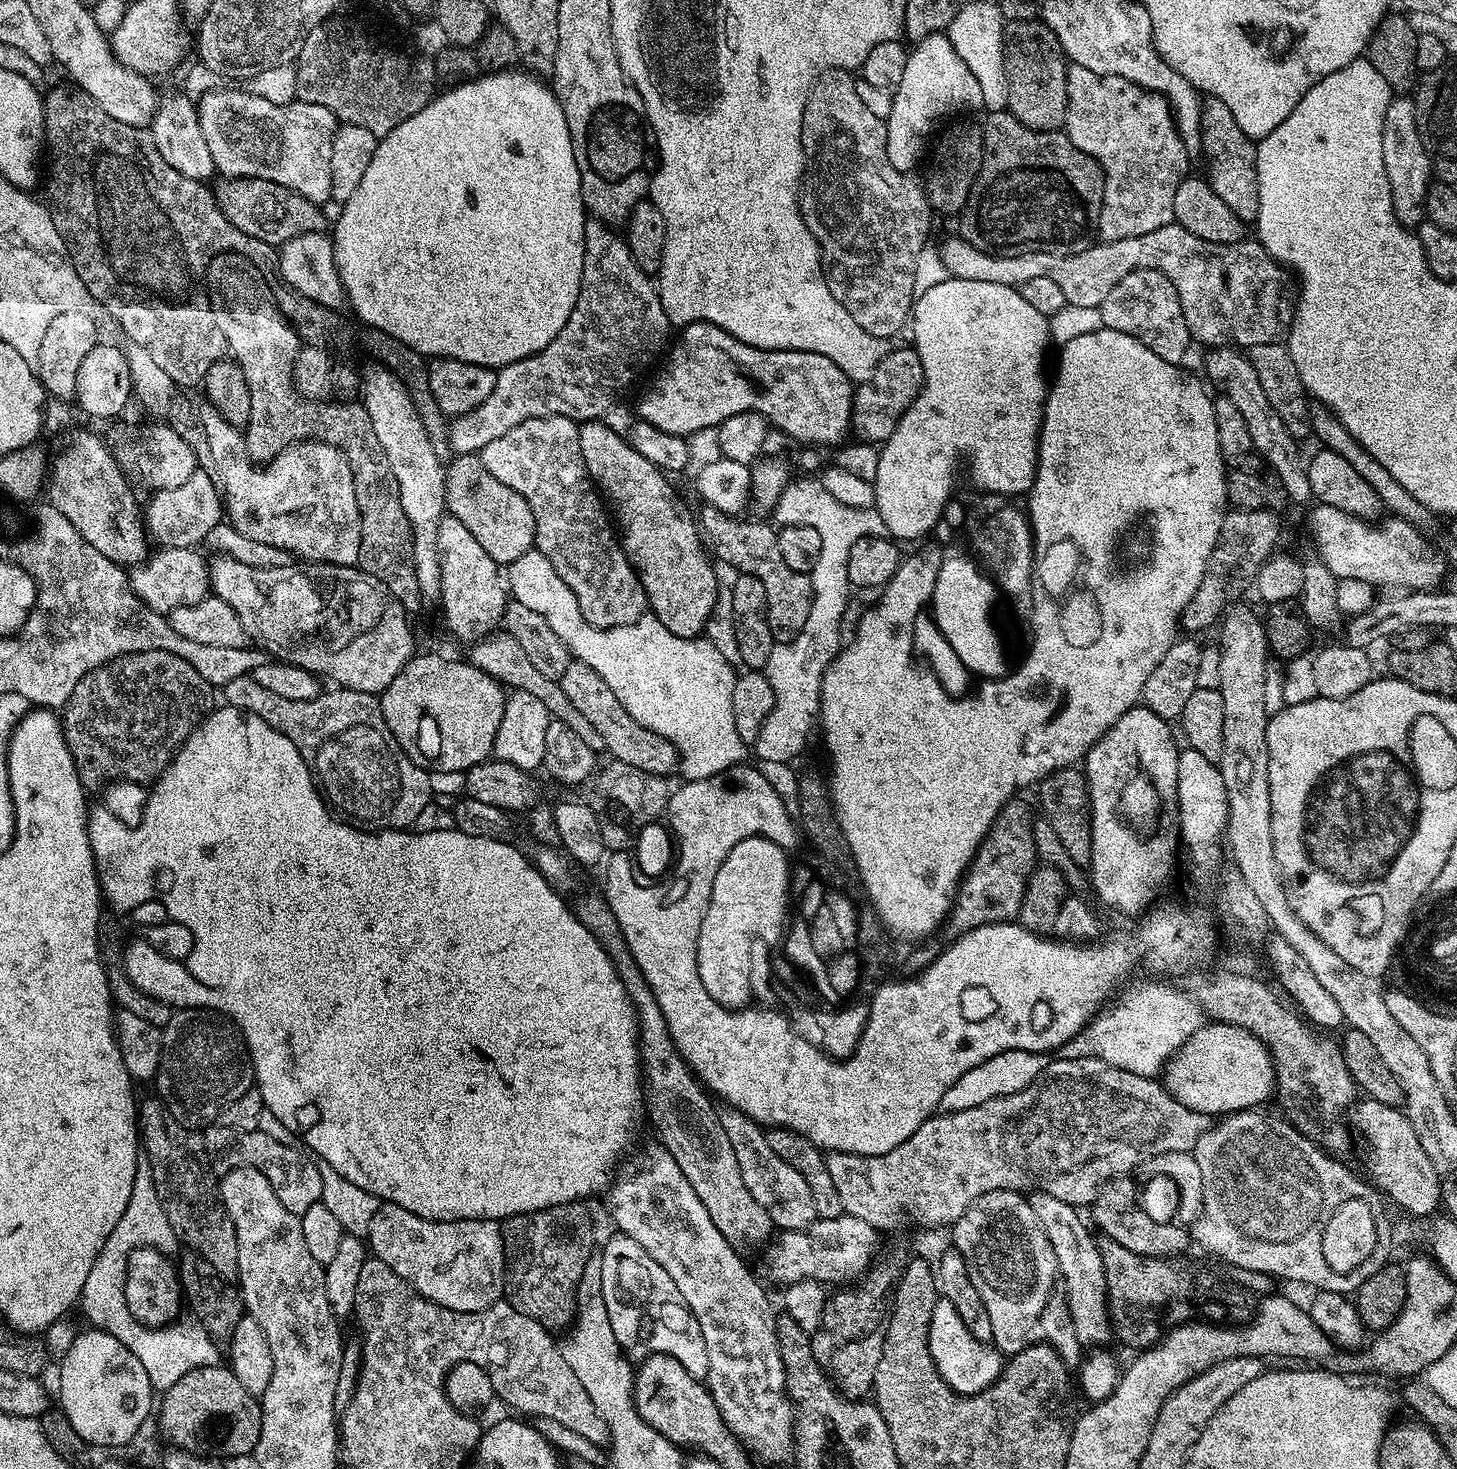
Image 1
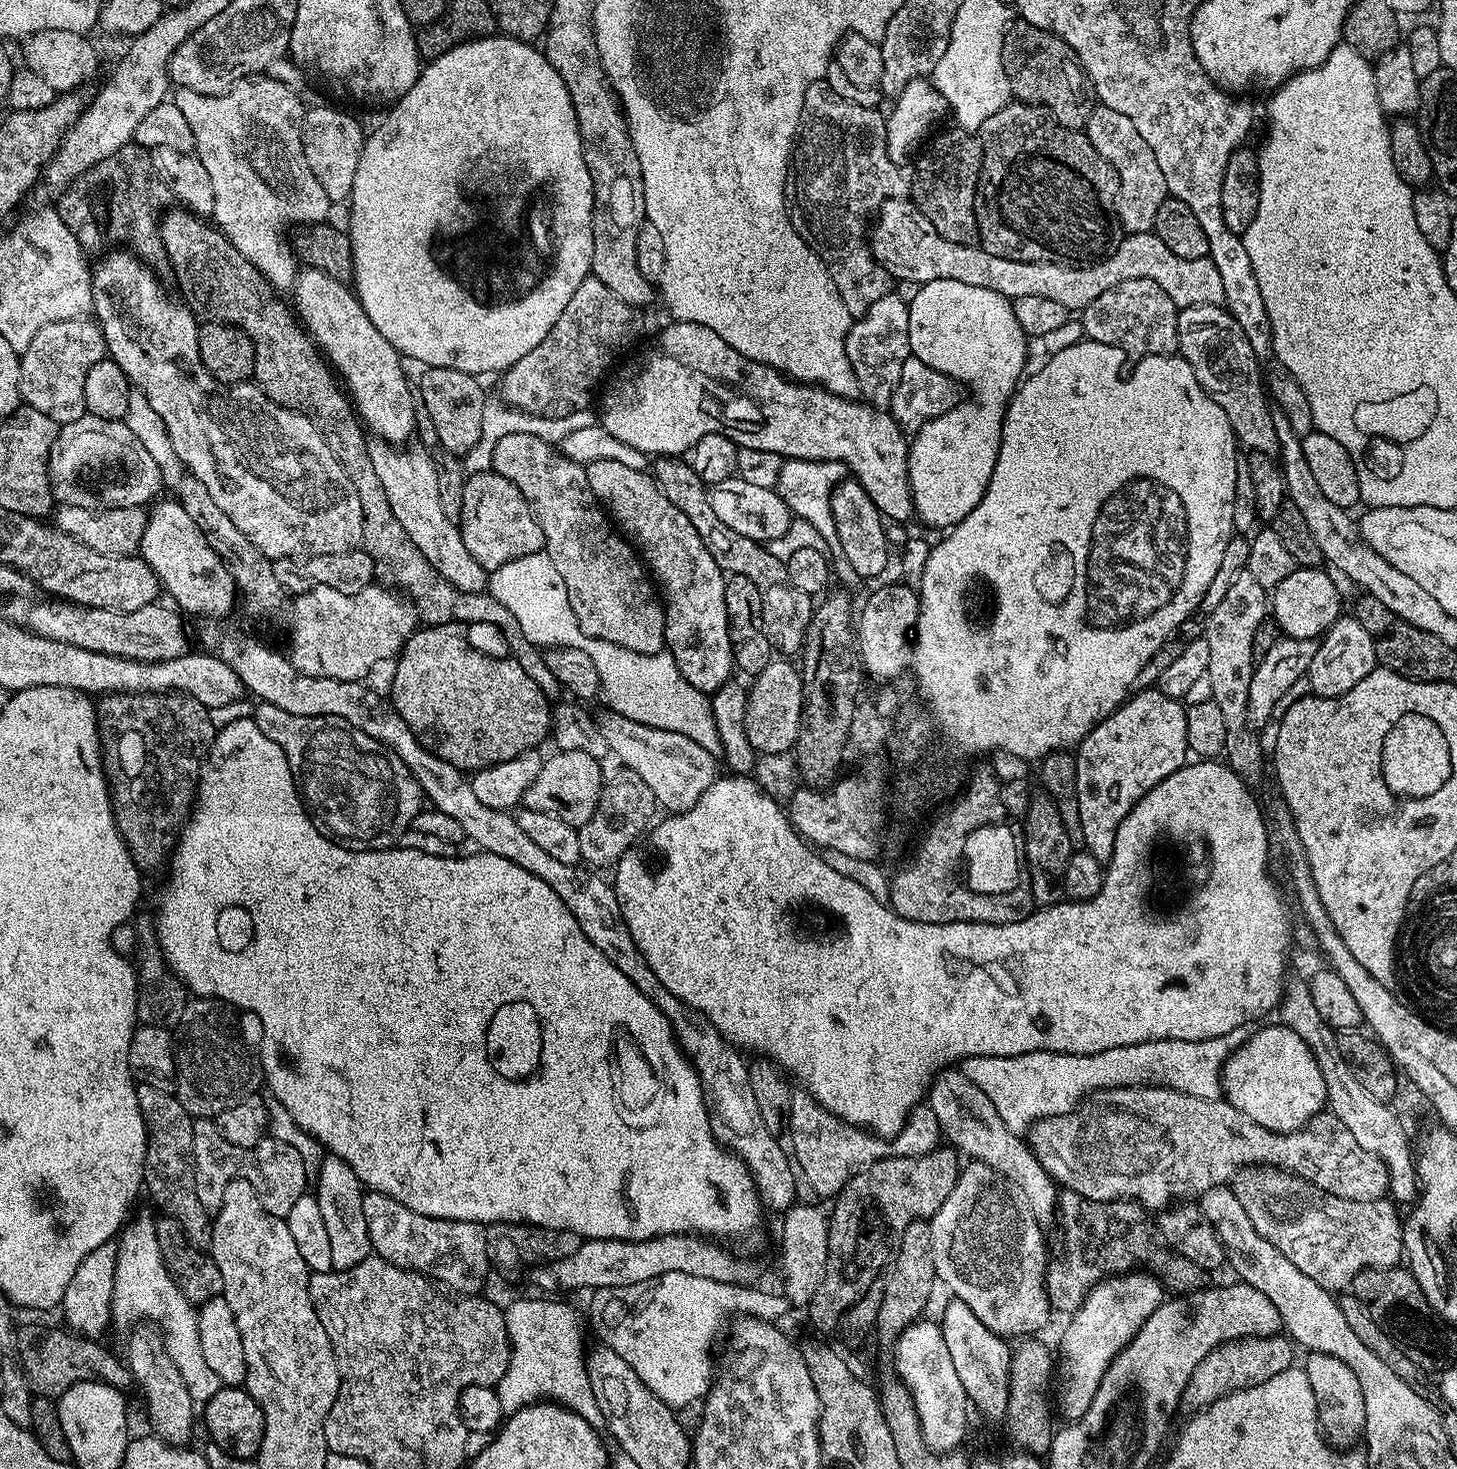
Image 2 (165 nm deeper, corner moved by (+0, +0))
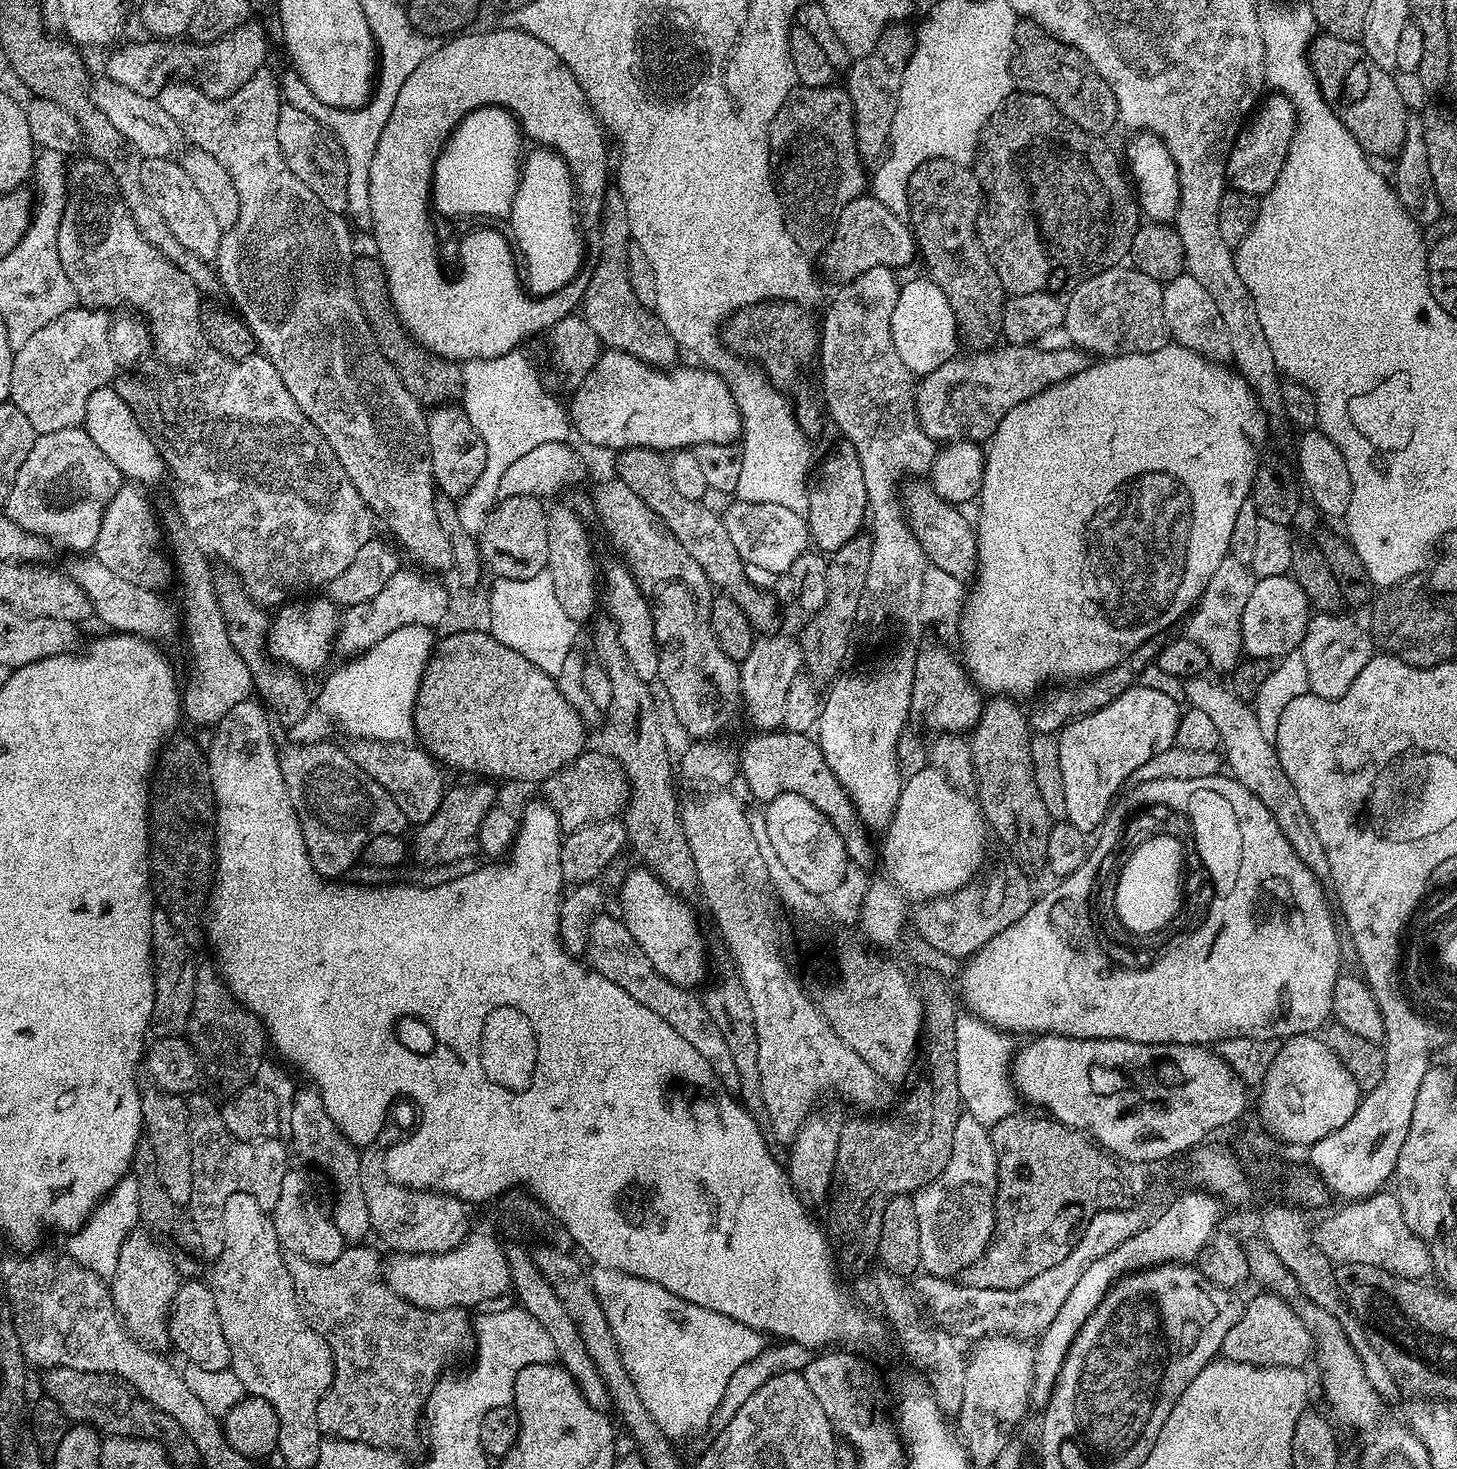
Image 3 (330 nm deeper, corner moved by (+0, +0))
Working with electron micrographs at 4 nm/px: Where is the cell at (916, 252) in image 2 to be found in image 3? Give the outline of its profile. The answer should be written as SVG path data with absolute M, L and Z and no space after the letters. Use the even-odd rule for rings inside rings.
M865 194L854 198L854 202L842 210L832 240L822 253L822 261L824 272L830 279L847 282L874 266L900 270L903 264L910 263L917 256L916 237L912 235L911 227L897 213L882 206L875 196Z

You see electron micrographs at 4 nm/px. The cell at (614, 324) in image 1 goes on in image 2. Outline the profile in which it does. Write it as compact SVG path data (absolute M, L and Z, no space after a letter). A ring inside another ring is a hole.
M588 275L546 338L503 373L501 399L544 420L584 412L612 362L635 342L642 328L636 316L634 308L602 286L596 276Z

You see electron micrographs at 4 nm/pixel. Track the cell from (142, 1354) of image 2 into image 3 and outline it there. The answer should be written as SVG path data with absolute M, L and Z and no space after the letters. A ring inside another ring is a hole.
M131 1233L119 1251L118 1265L110 1278L109 1292L128 1332L158 1350L169 1345L168 1316L180 1285L180 1275L169 1254L149 1235Z

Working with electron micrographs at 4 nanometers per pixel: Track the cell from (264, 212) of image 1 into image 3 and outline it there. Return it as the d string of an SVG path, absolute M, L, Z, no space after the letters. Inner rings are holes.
M357 255L354 260L354 279L356 297L362 306L362 314L366 314L366 322L374 334L374 342L378 342L382 358L386 358L386 362L394 366L402 386L406 386L406 390L410 390L412 397L422 406L447 406L459 401L464 394L461 365L455 360L447 360L428 348L423 348L405 328L396 315L392 292L388 289L388 275L379 259L375 255Z

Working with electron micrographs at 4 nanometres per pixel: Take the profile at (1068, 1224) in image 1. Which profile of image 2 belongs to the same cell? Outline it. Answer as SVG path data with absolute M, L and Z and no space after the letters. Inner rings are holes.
M958 1070L958 1078L944 1078L944 1071L942 1078L935 1078L928 1088L926 1106L934 1110L934 1118L938 1118L941 1133L957 1153L965 1157L968 1155L968 1158L990 1166L990 1170L998 1173L1023 1196L1024 1201L1039 1218L1057 1215L1056 1181L1044 1169L1042 1162L1038 1162L1029 1141L1021 1133L1010 1130L1010 1126L1006 1126L1006 1122L998 1118L994 1102L990 1102L990 1098L986 1098L986 1094L982 1094L982 1090L978 1090L978 1086L970 1082L970 1078L962 1078L962 1070Z

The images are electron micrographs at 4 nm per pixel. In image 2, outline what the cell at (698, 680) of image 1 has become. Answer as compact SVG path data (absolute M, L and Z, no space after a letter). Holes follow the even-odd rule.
M543 551L530 554L526 558L518 558L514 562L506 562L506 566L501 568L491 569L487 591L495 600L502 602L502 606L506 606L506 610L510 610L510 614L514 614L515 621L522 628L522 634L526 634L528 641L535 644L537 648L549 650L555 647L576 647L578 650L585 651L594 660L594 665L597 666L603 695L608 695L608 700L612 703L609 704L611 711L621 712L626 718L639 724L686 734L690 738L694 738L694 742L698 742L698 746L702 746L714 754L721 751L719 734L712 717L709 697L694 686L690 686L690 682L686 682L686 678L682 678L672 653L665 650L647 656L631 652L605 640L594 640L588 636L578 626L578 618L574 618L574 610L570 606L558 570L554 570L550 558Z

